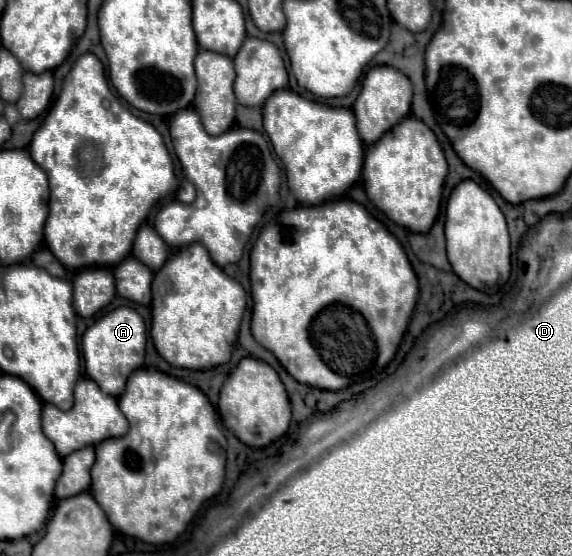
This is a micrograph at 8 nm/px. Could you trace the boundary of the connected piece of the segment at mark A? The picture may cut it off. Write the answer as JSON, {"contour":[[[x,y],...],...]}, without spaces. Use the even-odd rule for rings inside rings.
{"contour":[[[118,307],[100,317],[82,337],[82,353],[86,361],[86,373],[94,379],[104,393],[118,397],[124,391],[126,379],[132,371],[142,367],[146,355],[146,325],[144,319],[130,307]]]}

